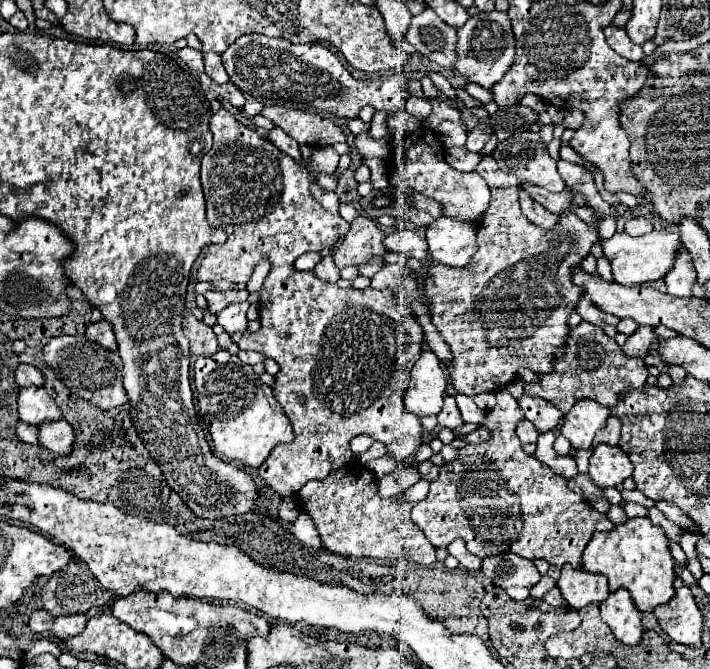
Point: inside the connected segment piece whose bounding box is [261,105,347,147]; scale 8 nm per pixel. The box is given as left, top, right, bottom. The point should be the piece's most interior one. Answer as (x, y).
(306, 128)

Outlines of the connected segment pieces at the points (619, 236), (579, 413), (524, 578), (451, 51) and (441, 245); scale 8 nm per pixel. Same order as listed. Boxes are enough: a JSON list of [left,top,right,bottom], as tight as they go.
[[601,231,681,285],[561,399,611,449],[481,553,541,599],[407,7,457,67],[427,217,477,267]]

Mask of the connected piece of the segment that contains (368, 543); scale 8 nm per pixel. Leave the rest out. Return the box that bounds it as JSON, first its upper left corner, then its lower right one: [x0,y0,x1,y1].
[297,463,437,565]

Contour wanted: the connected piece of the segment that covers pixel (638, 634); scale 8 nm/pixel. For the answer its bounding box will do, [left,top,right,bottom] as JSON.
[601,589,643,645]

